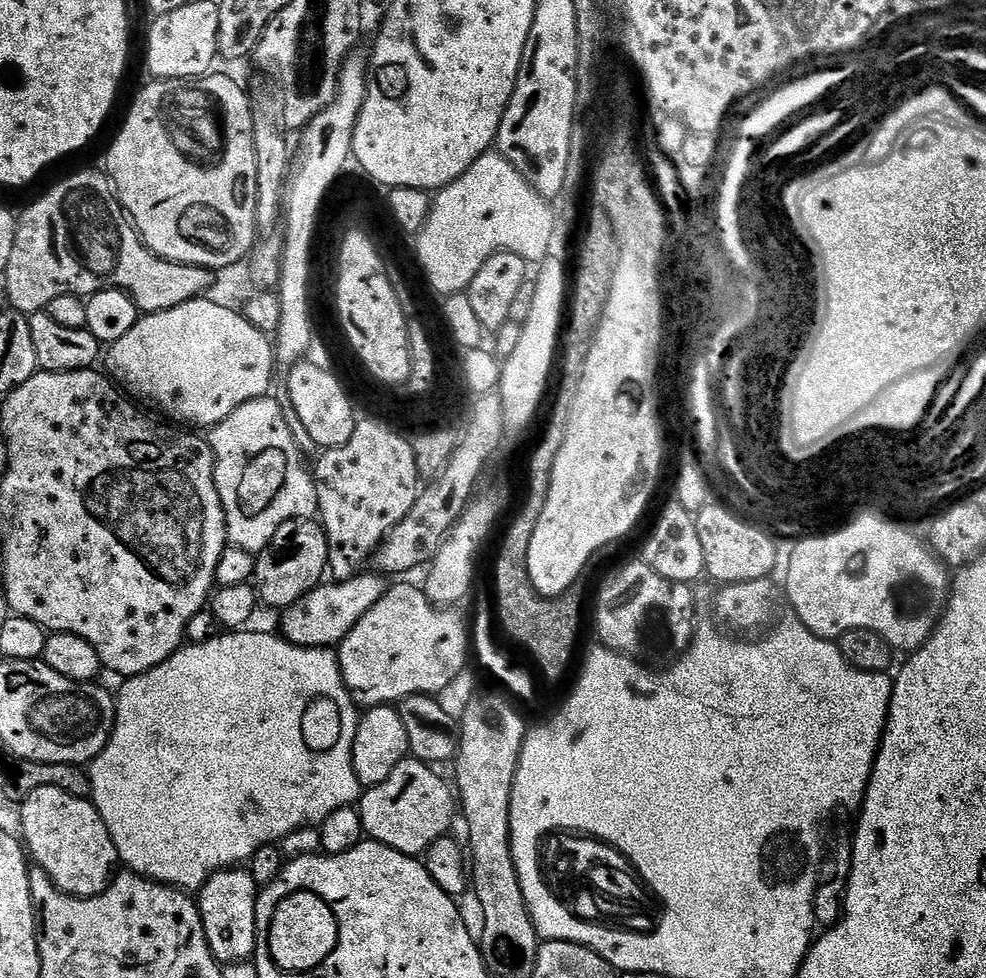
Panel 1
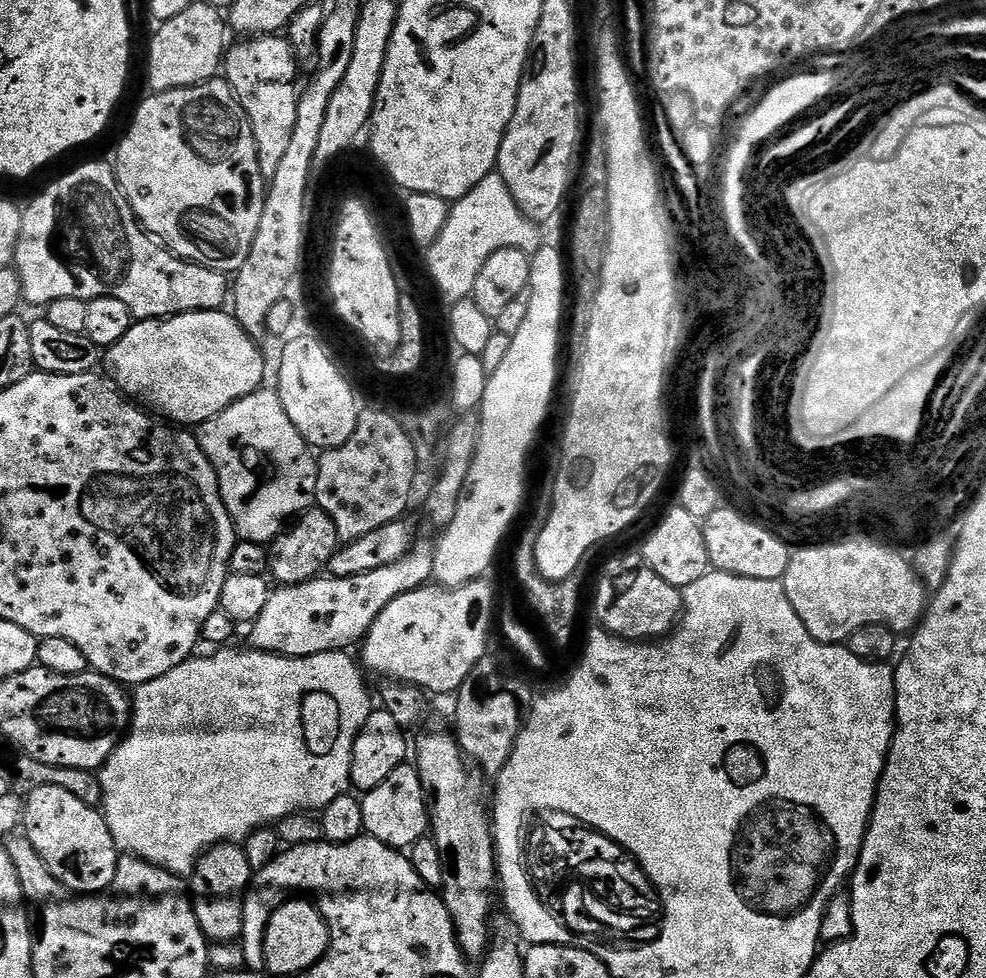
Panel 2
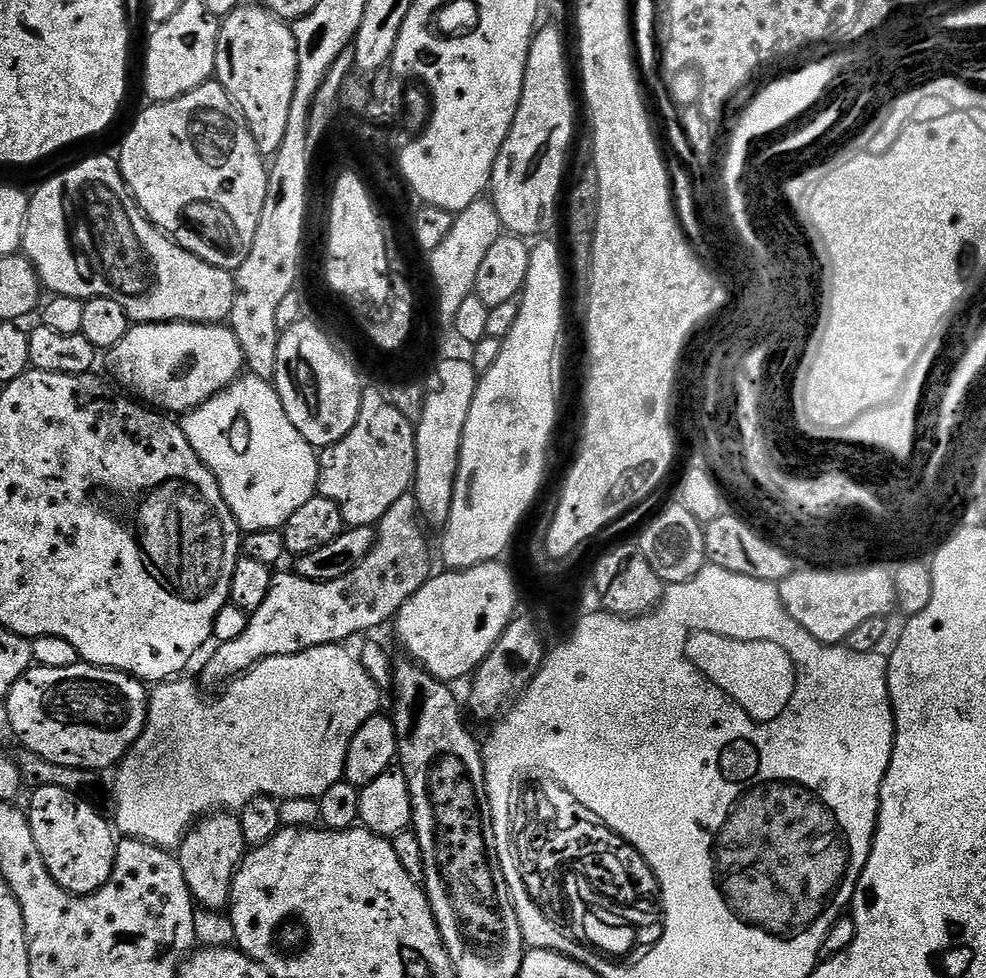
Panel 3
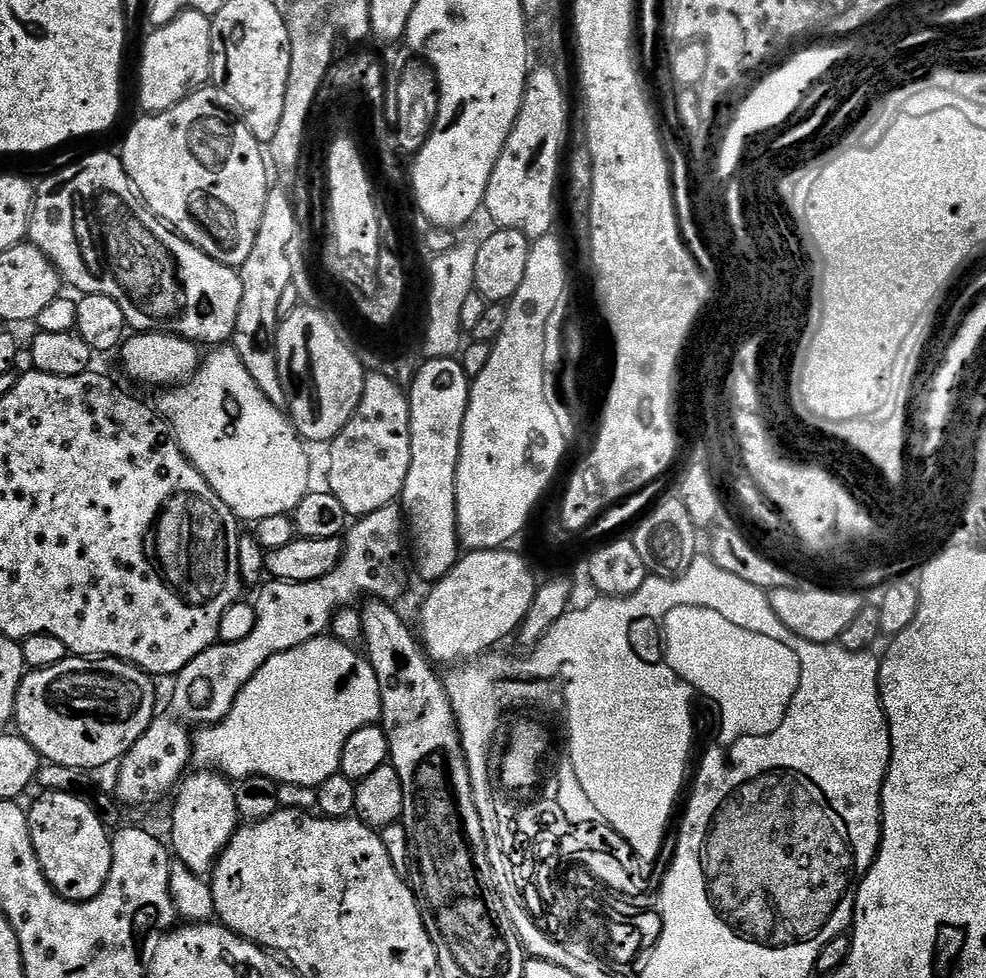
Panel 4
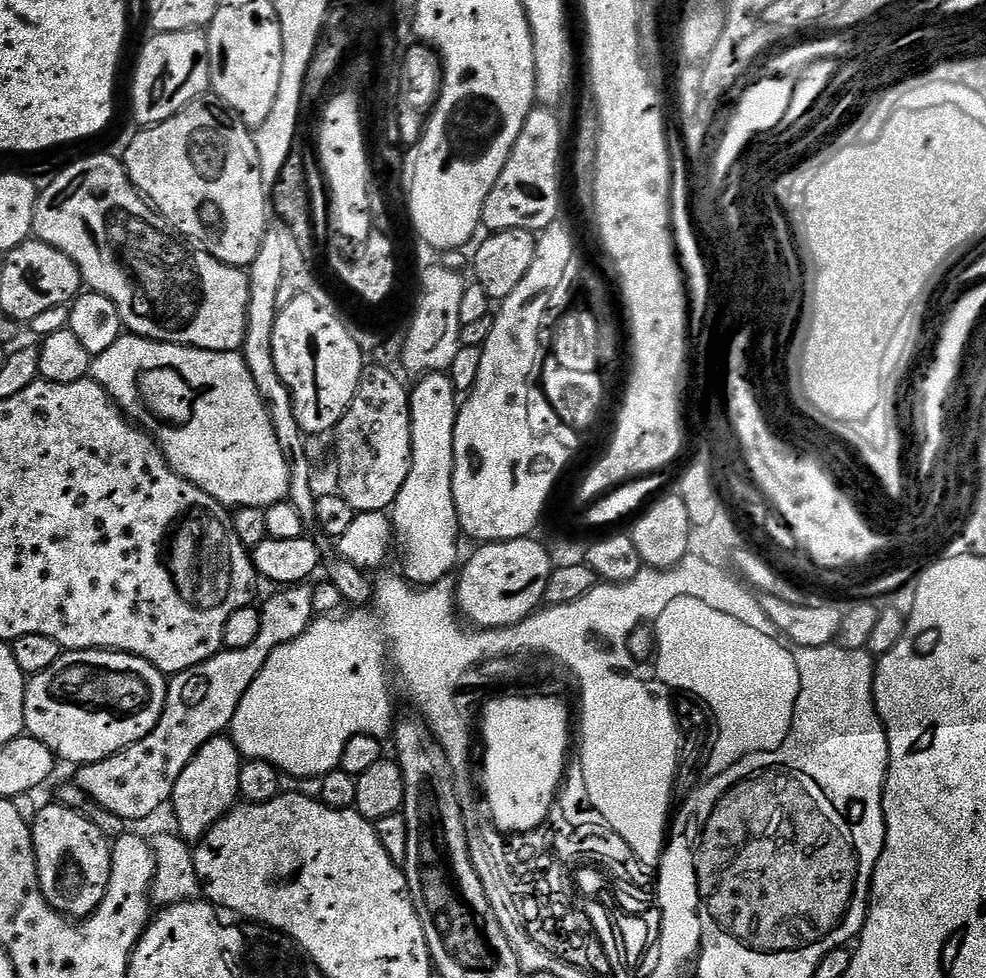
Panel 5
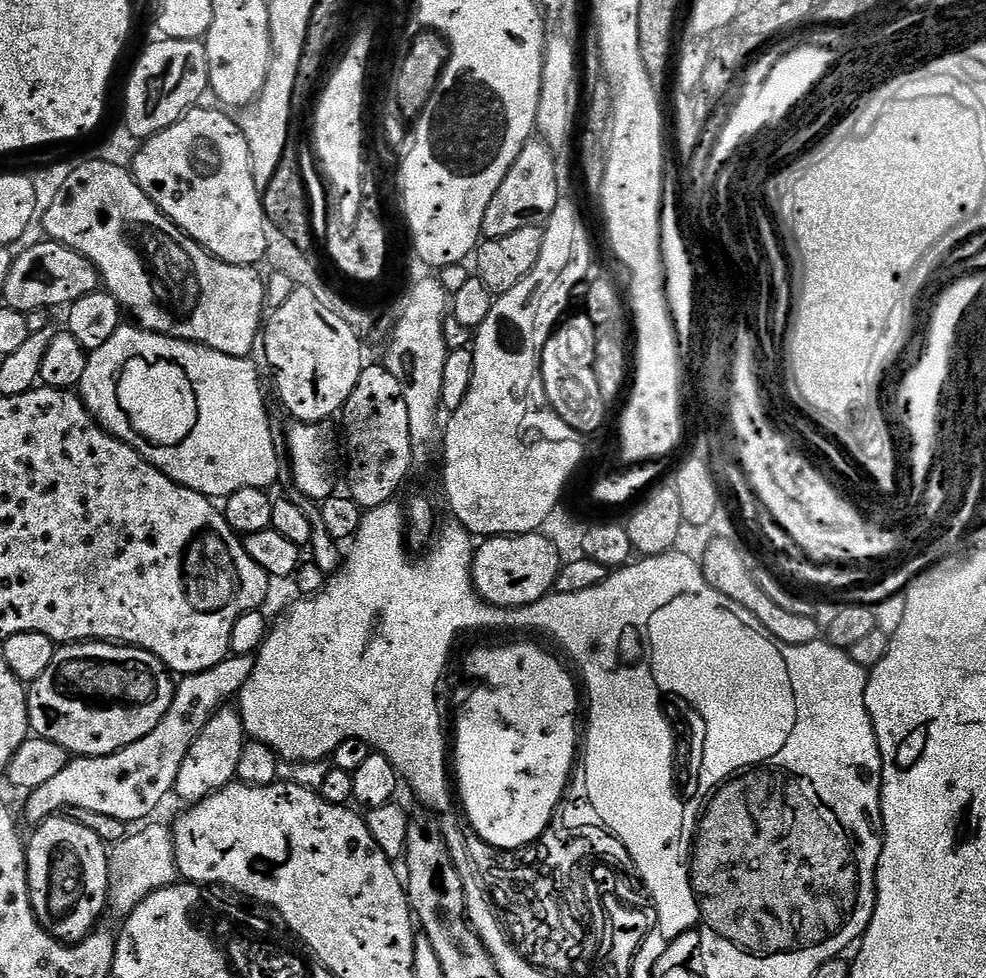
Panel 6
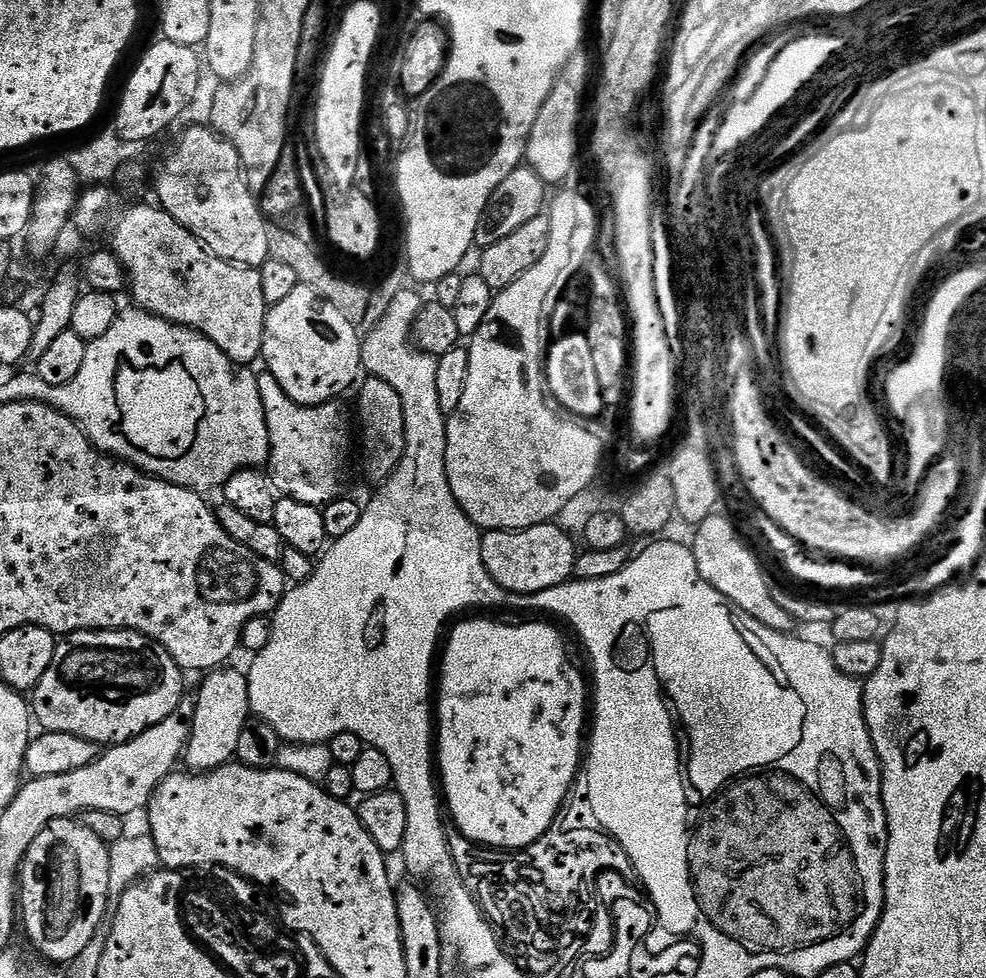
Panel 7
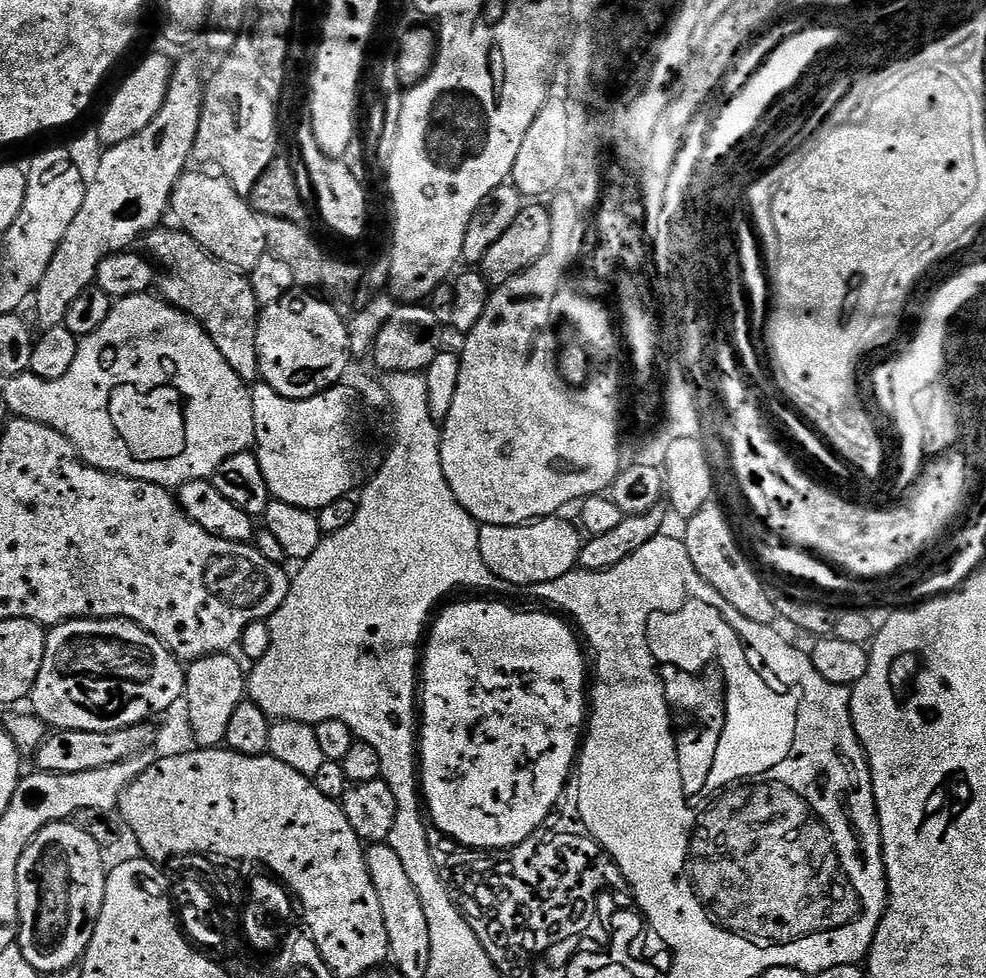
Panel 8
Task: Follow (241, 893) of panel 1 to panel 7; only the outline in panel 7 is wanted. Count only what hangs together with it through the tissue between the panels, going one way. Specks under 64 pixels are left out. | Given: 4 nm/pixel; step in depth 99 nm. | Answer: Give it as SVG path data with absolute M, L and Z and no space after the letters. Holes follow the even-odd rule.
M221 666L205 675L200 690L194 694L196 709L192 715L192 734L188 738L186 755L182 764L193 774L213 772L224 764L233 763L238 750L238 737L253 715L250 706L248 677L233 666Z

